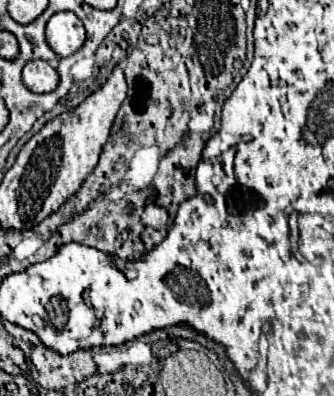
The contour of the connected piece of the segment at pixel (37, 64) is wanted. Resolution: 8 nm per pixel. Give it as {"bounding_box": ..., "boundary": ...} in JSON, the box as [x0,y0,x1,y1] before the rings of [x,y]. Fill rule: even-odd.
{"bounding_box":[21,60,59,94],"boundary":[[[31,60],[31,62],[27,62],[27,66],[21,72],[21,78],[23,78],[23,84],[31,92],[37,92],[37,94],[55,90],[57,82],[59,82],[57,70],[51,68],[45,60]]]}

